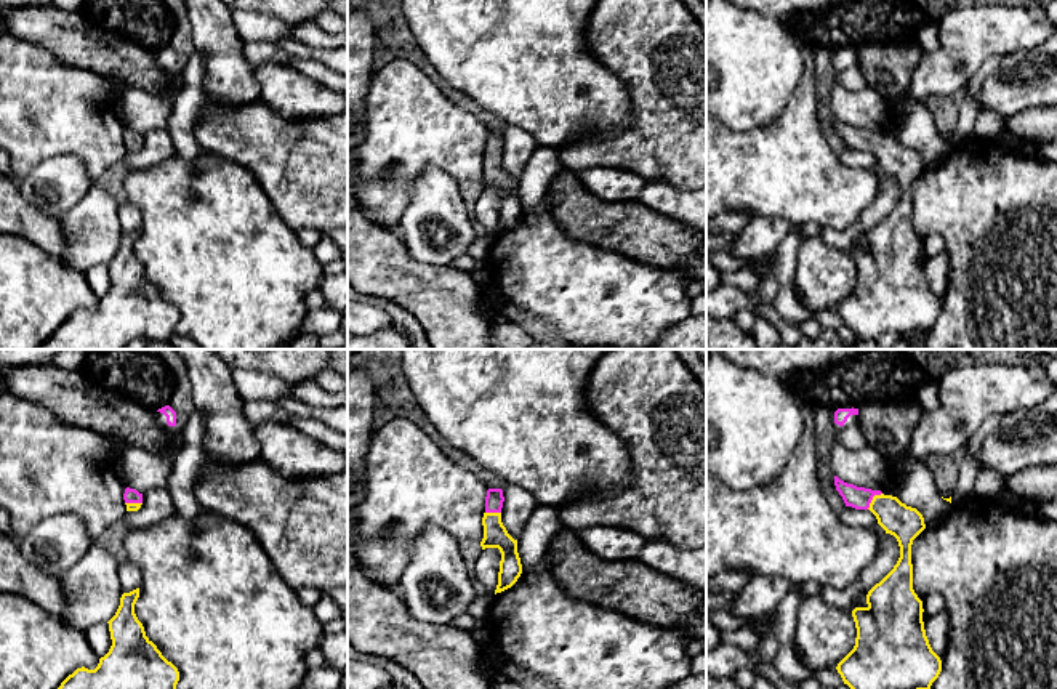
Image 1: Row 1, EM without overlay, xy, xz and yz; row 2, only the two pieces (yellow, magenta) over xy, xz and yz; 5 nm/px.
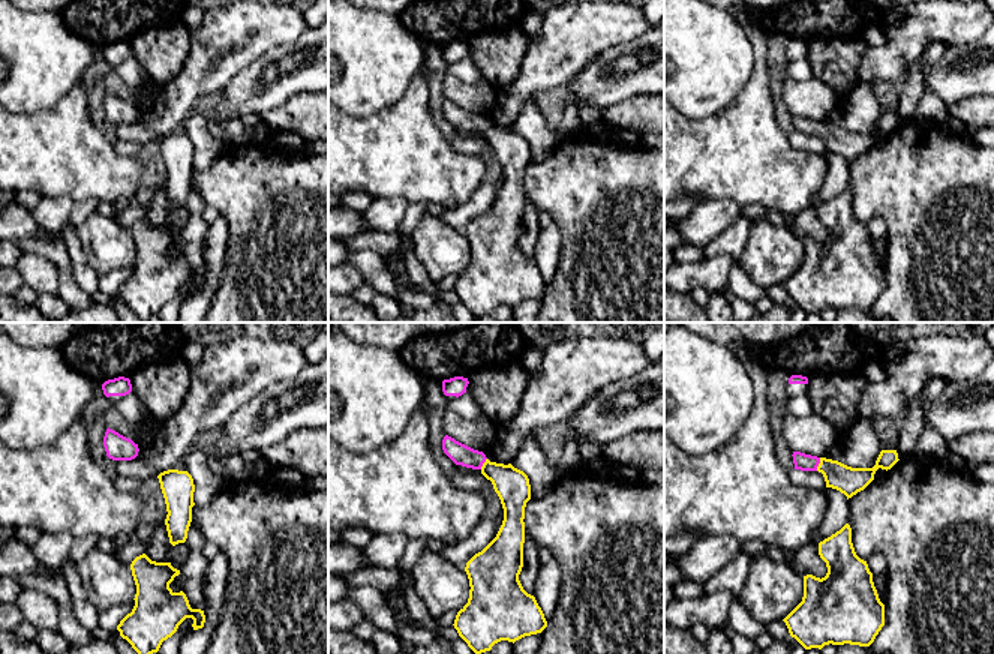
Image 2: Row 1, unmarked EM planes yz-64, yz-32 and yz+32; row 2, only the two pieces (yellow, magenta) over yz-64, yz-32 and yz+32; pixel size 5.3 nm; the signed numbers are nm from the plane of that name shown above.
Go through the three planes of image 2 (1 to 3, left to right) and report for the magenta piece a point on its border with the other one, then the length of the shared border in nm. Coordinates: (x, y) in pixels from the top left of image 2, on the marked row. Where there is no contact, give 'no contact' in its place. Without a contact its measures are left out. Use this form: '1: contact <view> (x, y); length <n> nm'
1: no contact
2: contact yz-32 (483, 464); length 70 nm
3: contact yz+32 (819, 464); length 80 nm

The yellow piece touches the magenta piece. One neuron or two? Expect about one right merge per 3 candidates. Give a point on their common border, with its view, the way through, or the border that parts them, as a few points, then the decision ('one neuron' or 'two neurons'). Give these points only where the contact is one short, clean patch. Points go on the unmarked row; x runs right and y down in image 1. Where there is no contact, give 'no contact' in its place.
yz (873, 140) | across yz (905, 164), (873, 140), (857, 138) | one neuron

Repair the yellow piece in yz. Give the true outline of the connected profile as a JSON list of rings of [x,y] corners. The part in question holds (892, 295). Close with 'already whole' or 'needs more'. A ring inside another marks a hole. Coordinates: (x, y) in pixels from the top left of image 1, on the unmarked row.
[[[838,117],[834,127],[846,147],[870,151],[900,187],[894,210],[868,232],[868,247],[852,252],[855,287],[836,311],[858,341],[876,340],[882,333],[908,336],[929,332],[942,312],[942,301],[926,277],[911,205],[911,186],[926,170],[924,159],[881,131],[847,125]]] | needs more

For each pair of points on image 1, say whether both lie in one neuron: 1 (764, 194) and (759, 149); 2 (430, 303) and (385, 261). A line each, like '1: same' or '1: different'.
1: same
2: same

